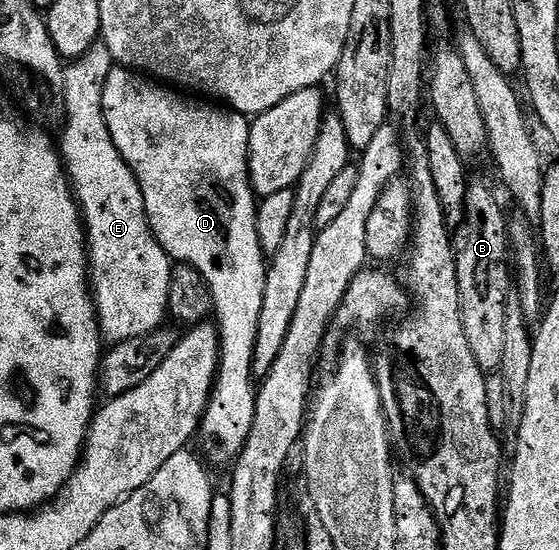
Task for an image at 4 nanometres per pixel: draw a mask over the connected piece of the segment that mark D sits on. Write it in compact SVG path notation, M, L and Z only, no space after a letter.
M114 65L103 89L103 113L107 129L111 129L111 141L115 141L115 149L119 149L131 173L135 173L139 189L143 189L143 205L147 209L151 233L155 233L159 245L170 260L195 268L211 289L215 326L221 337L221 360L217 366L217 380L213 383L209 404L201 419L200 454L210 464L213 462L217 467L228 468L243 453L247 435L251 433L255 421L258 384L253 374L253 358L259 337L259 317L263 313L263 289L267 270L267 256L261 250L257 232L258 200L249 180L251 123L246 116L235 110L222 109L196 98L184 99L176 93L181 94L160 82L150 81L127 67Z

